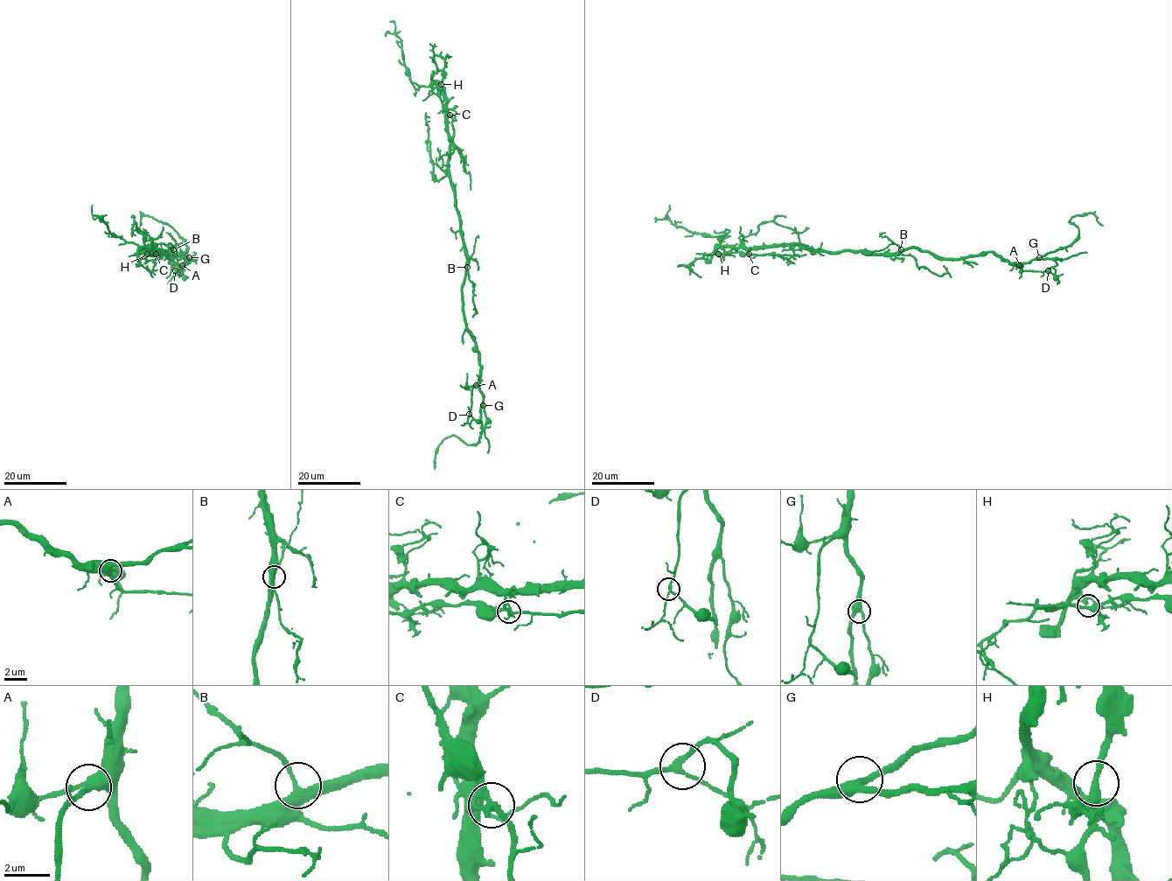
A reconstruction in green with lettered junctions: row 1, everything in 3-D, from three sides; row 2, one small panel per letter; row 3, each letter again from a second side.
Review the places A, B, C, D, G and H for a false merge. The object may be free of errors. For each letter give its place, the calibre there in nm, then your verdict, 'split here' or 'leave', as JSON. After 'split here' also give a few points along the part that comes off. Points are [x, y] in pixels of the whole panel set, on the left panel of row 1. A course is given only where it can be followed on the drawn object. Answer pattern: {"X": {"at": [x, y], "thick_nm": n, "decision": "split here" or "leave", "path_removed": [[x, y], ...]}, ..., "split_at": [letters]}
{"A": {"at": [182, 265], "thick_nm": 380, "decision": "leave"}, "B": {"at": [173, 249], "thick_nm": 320, "decision": "leave"}, "C": {"at": [156, 254], "thick_nm": 260, "decision": "split here", "path_removed": [[155, 254], [146, 252], [149, 254], [144, 254], [140, 260], [141, 264], [150, 272], [154, 262]]}, "D": {"at": [175, 270], "thick_nm": 200, "decision": "leave"}, "G": {"at": [189, 257], "thick_nm": 360, "decision": "leave"}, "H": {"at": [147, 254], "thick_nm": 280, "decision": "leave"}, "split_at": ["C"]}

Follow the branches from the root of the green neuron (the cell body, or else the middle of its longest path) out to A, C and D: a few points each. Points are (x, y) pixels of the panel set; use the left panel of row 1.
A: (172, 253), (170, 248), (168, 250), (170, 259), (184, 252), (187, 261), (182, 265)
C: (172, 253), (157, 250), (154, 245), (155, 254)
D: (172, 253), (170, 248), (168, 250), (170, 259), (184, 252), (187, 257), (177, 271), (175, 270)

